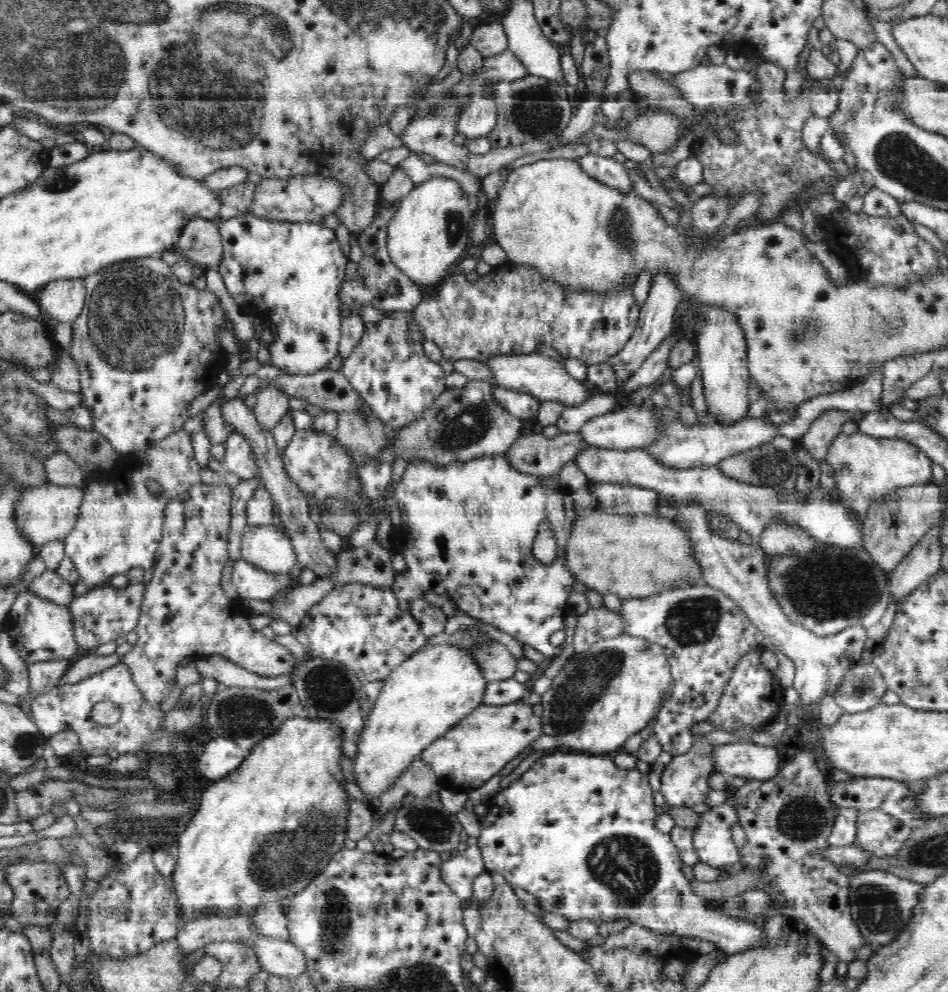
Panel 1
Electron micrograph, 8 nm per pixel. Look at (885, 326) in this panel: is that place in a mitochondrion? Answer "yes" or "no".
yes

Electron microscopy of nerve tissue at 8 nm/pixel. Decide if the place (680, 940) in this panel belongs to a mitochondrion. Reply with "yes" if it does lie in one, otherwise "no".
no

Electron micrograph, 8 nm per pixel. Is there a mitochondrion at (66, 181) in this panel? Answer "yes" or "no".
yes

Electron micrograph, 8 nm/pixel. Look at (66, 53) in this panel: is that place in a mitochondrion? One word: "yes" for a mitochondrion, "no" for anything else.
yes

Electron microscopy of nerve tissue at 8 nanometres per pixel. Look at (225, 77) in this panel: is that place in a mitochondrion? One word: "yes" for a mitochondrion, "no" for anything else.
yes

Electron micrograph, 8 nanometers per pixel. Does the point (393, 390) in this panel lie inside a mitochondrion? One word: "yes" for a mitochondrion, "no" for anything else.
no

